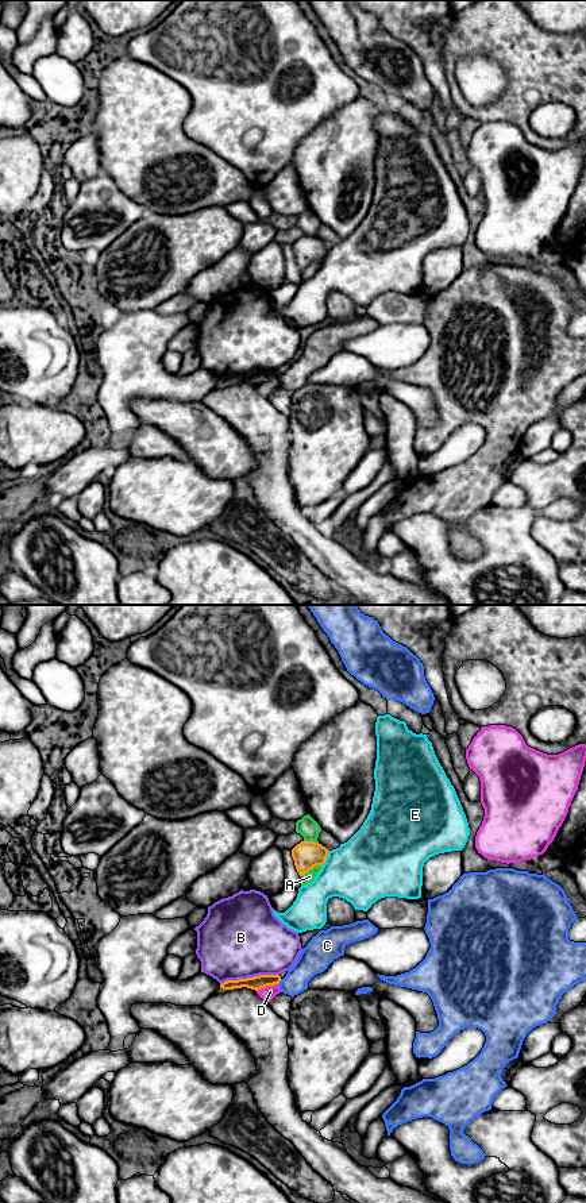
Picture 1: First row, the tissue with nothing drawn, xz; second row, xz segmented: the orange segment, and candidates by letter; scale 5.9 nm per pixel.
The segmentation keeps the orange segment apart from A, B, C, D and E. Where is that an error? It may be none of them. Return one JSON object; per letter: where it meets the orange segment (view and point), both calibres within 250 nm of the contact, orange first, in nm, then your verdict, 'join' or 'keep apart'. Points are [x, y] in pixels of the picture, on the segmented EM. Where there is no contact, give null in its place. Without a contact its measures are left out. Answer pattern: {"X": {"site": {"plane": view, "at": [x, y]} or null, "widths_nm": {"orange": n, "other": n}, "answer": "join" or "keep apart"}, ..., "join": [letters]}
{"A": {"site": {"plane": "xz", "at": [311, 868]}, "widths_nm": {"orange": 160, "other": 70}, "answer": "keep apart"}, "B": {"site": {"plane": "xz", "at": [249, 978]}, "widths_nm": {"orange": 80, "other": 480}, "answer": "keep apart"}, "C": {"site": {"plane": "xz", "at": [278, 982]}, "widths_nm": {"orange": 80, "other": 170}, "answer": "keep apart"}, "D": {"site": {"plane": "xz", "at": [266, 986]}, "widths_nm": {"orange": 80, "other": 80}, "answer": "keep apart"}, "E": {"site": {"plane": "xz", "at": [326, 858]}, "widths_nm": {"orange": 160, "other": 400}, "answer": "keep apart"}, "join": []}

